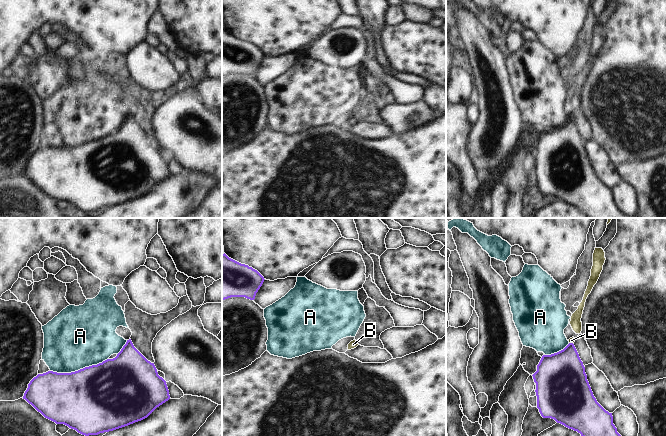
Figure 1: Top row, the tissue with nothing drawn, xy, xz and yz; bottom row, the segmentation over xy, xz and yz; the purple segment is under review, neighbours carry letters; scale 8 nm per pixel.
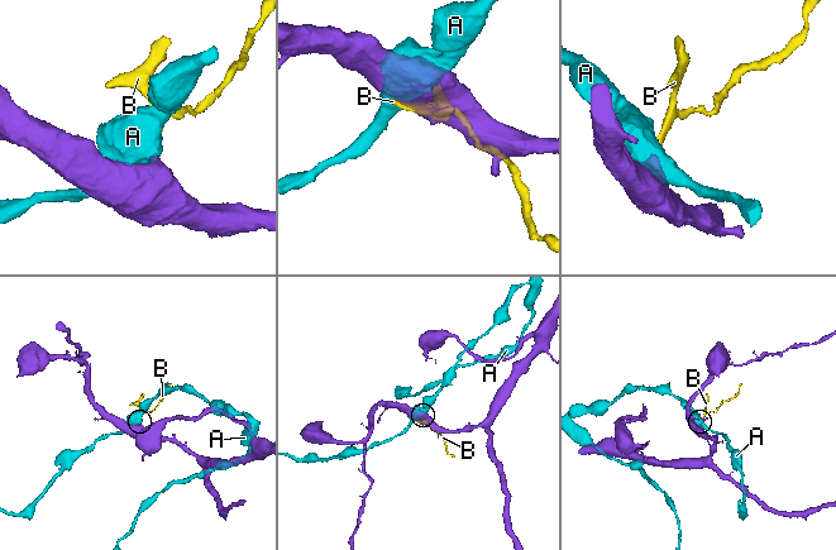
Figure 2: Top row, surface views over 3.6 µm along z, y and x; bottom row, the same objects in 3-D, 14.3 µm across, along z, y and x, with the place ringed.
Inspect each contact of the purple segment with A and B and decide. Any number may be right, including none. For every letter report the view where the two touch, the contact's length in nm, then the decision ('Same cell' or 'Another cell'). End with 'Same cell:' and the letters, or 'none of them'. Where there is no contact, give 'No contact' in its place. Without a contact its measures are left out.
A: Touches purple in xy. Shared border 480 nm. Another cell
B: Touches purple in yz. Shared border 40 nm. Same cell
Same cell: B.

